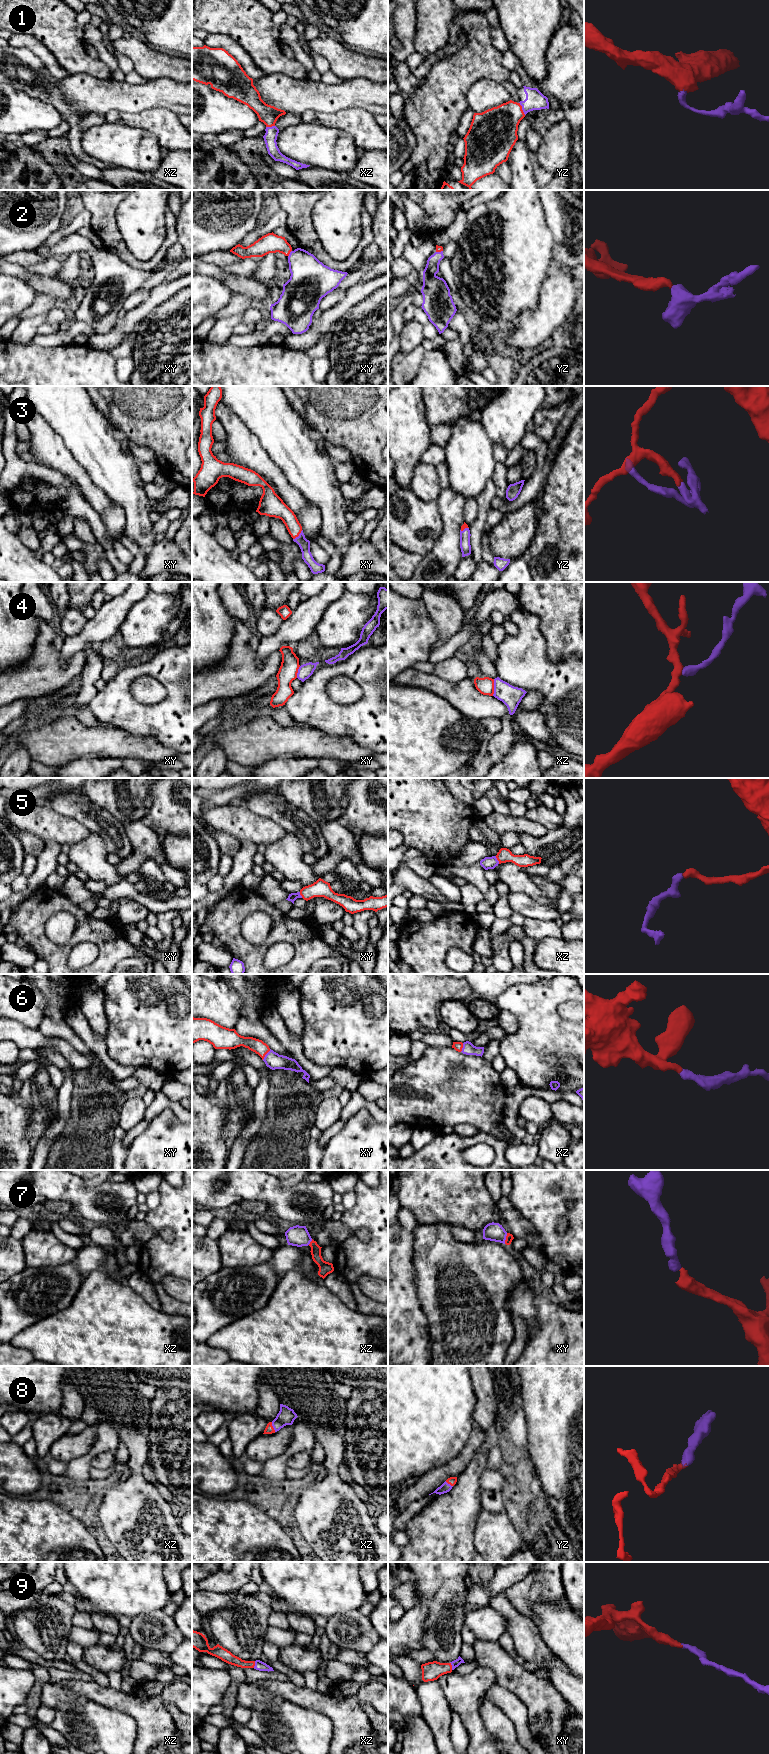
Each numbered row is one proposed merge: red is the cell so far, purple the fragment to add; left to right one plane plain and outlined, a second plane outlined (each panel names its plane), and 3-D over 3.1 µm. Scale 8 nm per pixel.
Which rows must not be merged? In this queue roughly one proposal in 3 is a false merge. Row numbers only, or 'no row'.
4

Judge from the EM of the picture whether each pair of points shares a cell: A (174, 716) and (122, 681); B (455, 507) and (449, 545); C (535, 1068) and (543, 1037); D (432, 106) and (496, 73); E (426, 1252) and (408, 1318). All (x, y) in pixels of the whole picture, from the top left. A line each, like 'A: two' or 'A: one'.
A: one
B: one
C: one
D: one
E: two

